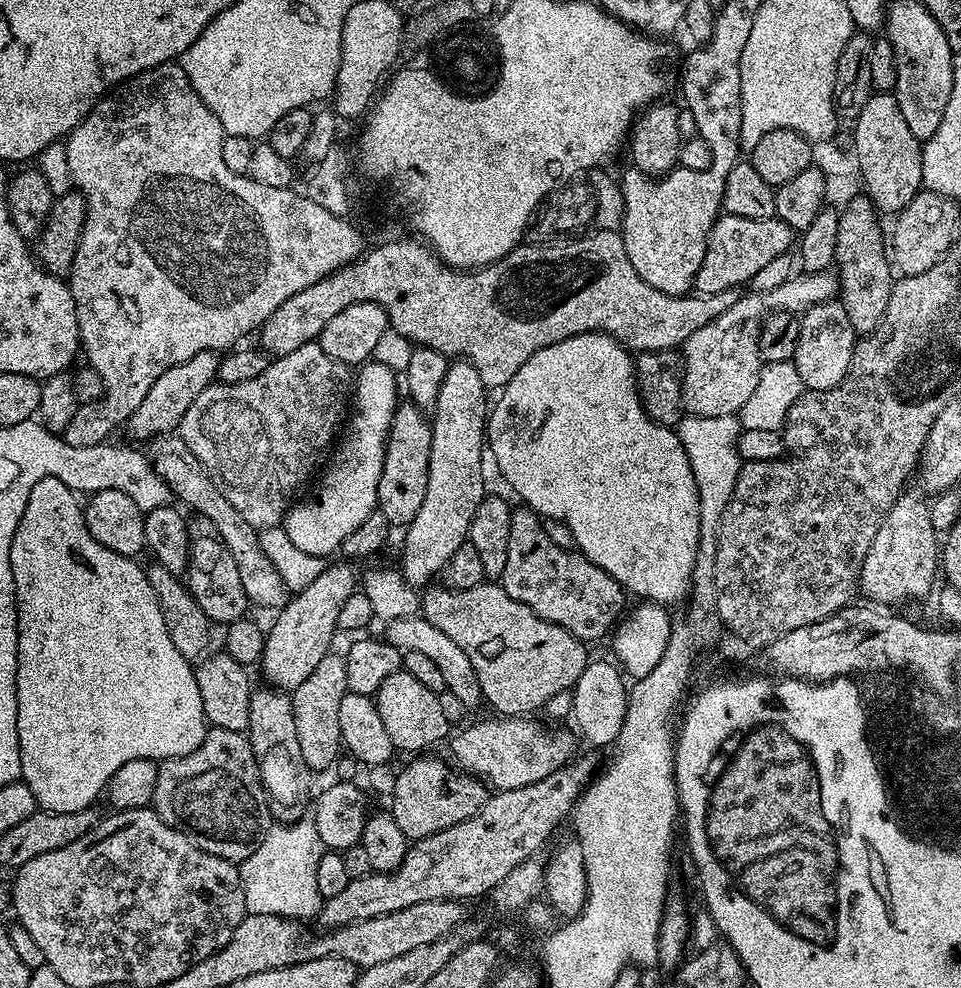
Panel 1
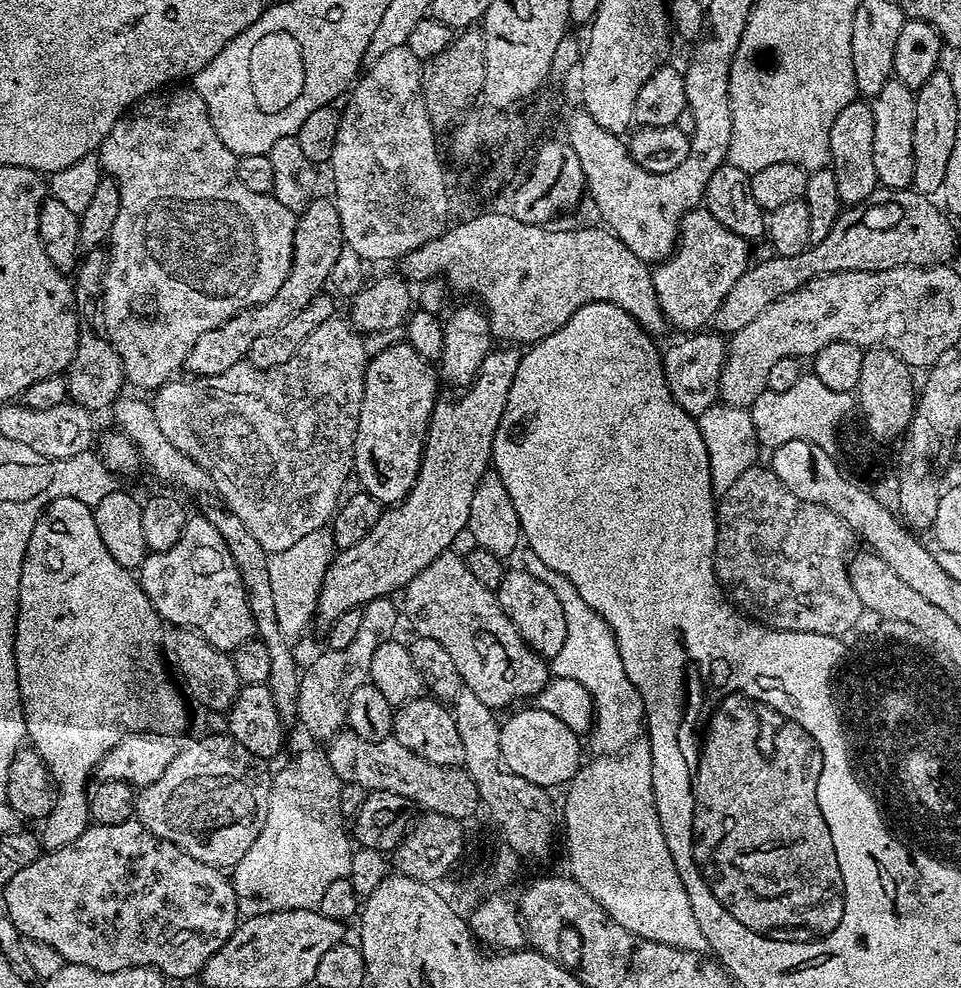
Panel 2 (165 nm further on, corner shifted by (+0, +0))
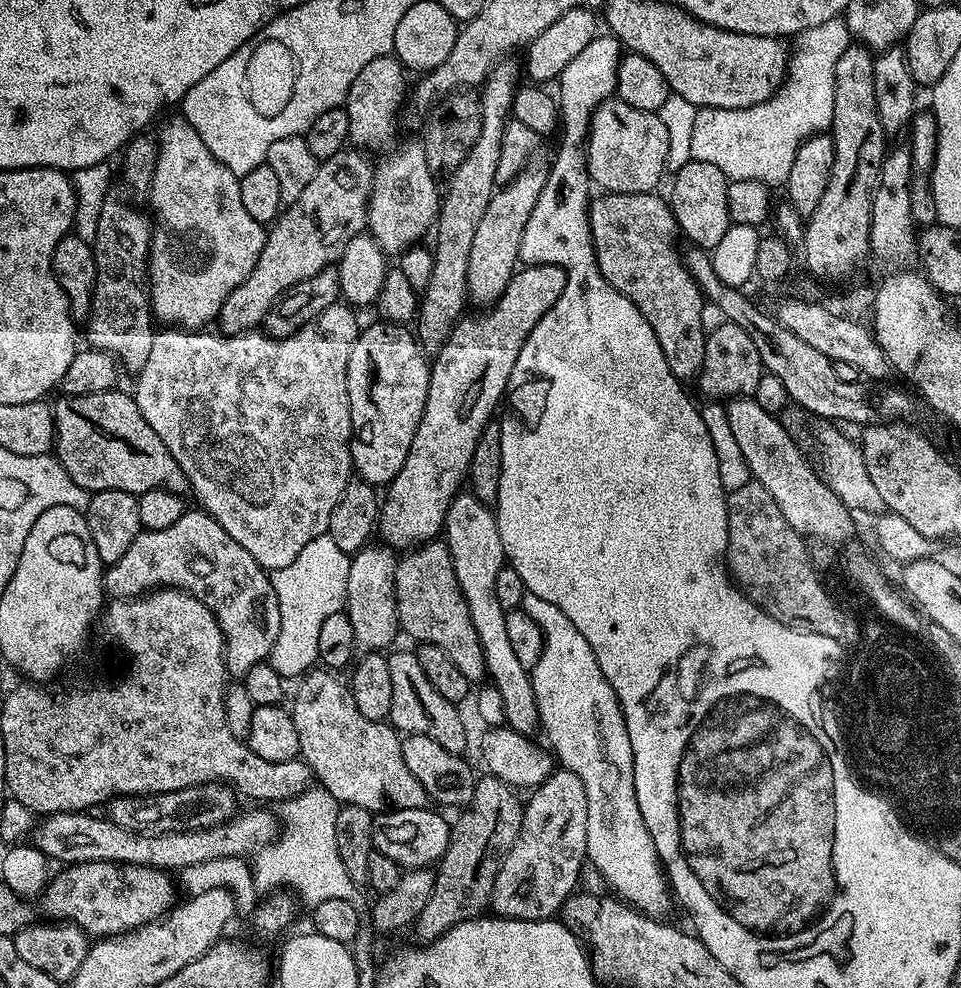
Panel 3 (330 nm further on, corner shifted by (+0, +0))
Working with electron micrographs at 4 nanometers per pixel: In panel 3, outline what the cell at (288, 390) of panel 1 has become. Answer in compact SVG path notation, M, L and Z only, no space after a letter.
M347 303L331 304L318 318L306 322L302 330L290 334L286 338L276 340L260 330L243 332L237 336L225 336L213 330L185 330L175 326L165 327L157 331L154 347L150 349L150 358L146 366L135 377L136 392L134 399L138 410L142 410L142 418L150 422L154 434L166 442L170 454L174 454L174 462L178 462L180 469L186 474L191 495L200 499L199 507L260 563L265 570L275 570L282 566L290 566L294 558L298 558L302 546L306 542L314 542L314 538L325 535L330 522L330 510L338 506L338 498L342 498L342 490L346 490L349 480L353 479L352 466L352 419L350 418L350 398L348 397L348 363L350 350L354 350L354 342L359 338L362 324L356 321L355 311Z

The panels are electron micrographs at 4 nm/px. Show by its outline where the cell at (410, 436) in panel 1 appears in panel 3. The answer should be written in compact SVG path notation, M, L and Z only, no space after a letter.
M375 323L369 328L367 325L354 342L346 374L352 419L352 466L359 479L373 486L387 486L402 470L424 413L430 360L407 327Z

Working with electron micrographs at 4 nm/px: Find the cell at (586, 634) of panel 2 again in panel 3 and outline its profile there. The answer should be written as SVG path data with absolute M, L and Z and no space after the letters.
M525 591L522 611L534 618L540 633L544 635L542 658L538 658L538 662L530 669L540 728L548 735L547 747L559 767L578 774L578 778L582 778L582 786L586 786L587 859L591 867L593 864L608 879L613 888L611 891L624 903L631 904L636 911L646 916L663 917L663 912L674 904L674 896L654 846L654 838L650 838L646 822L642 822L642 810L638 810L638 798L634 790L634 754L618 698L610 682L606 682L606 674L602 674L602 666L598 666L598 658L594 650L590 650L590 642L578 634L578 626L574 626L574 622L570 622L570 618L566 618L566 614L554 606L554 602L546 602L546 598L538 598L538 594Z

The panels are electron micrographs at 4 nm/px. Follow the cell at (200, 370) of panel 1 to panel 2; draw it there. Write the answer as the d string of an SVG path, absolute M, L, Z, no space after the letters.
M313 198L297 215L296 229L292 235L292 268L282 282L280 289L266 302L256 304L252 308L243 308L226 322L214 326L214 330L206 330L190 346L184 355L183 371L192 376L213 376L230 370L230 366L241 363L250 350L250 342L258 338L258 334L266 334L266 330L274 330L297 308L304 308L311 303L312 297L323 289L327 275L334 267L338 254L342 251L338 210L333 201Z

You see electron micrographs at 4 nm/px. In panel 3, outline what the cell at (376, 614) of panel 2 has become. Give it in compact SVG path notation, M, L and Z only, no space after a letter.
M372 542L350 559L350 578L346 578L344 606L354 625L354 642L361 653L383 653L393 647L392 639L400 628L396 613L396 565L398 556L380 542Z

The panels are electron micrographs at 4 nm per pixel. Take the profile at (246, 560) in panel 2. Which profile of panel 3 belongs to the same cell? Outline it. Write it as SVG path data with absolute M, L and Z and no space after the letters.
M121 390L60 398L51 409L56 426L54 455L78 486L88 493L122 490L139 494L166 490L181 494L189 491L186 474L174 462L174 454L154 434L150 422L142 418L135 399Z

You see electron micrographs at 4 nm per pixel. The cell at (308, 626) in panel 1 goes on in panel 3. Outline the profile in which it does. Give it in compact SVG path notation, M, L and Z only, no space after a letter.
M536 262L531 266L521 267L512 275L510 282L506 286L506 290L487 310L480 310L477 316L465 314L457 320L456 325L452 328L452 334L448 340L440 347L440 351L435 353L434 359L430 364L428 374L428 393L426 394L426 406L422 418L418 422L418 430L414 434L414 442L410 442L410 454L406 458L406 462L402 466L402 470L398 470L398 474L393 478L391 484L387 485L389 500L383 501L380 514L378 517L378 536L387 547L393 550L412 550L421 544L426 544L430 540L437 539L444 531L444 519L450 510L450 502L456 497L457 492L461 491L466 484L466 473L469 464L474 458L474 446L478 442L478 438L482 438L482 430L488 424L493 423L494 417L497 415L498 409L501 407L502 401L505 399L508 391L508 379L514 370L514 362L518 362L518 354L522 350L522 346L526 342L526 338L530 334L530 330L534 330L534 326L538 326L540 319L548 313L554 306L554 302L558 302L558 298L562 294L562 290L566 286L566 278L568 273L558 264L549 264L547 262Z

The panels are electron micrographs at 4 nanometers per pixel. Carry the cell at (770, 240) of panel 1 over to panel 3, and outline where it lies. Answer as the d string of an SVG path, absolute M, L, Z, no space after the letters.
M655 191L600 194L588 206L590 234L598 270L618 294L630 298L650 322L670 370L681 382L695 381L704 361L704 308L700 287L688 273L681 249L676 249L678 229L671 203Z

